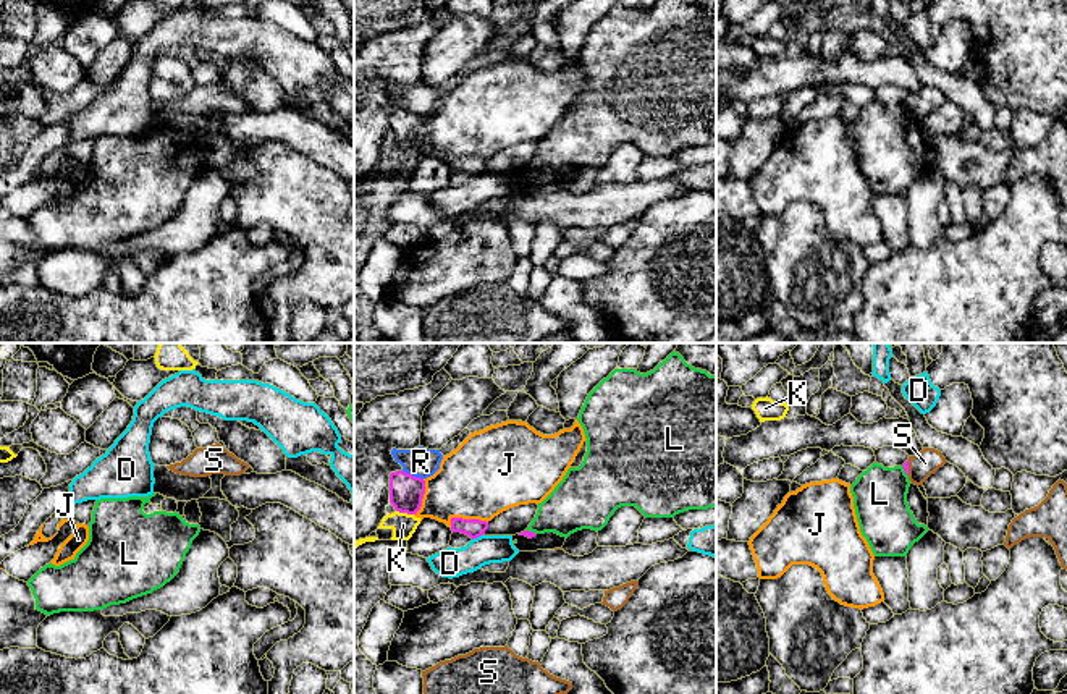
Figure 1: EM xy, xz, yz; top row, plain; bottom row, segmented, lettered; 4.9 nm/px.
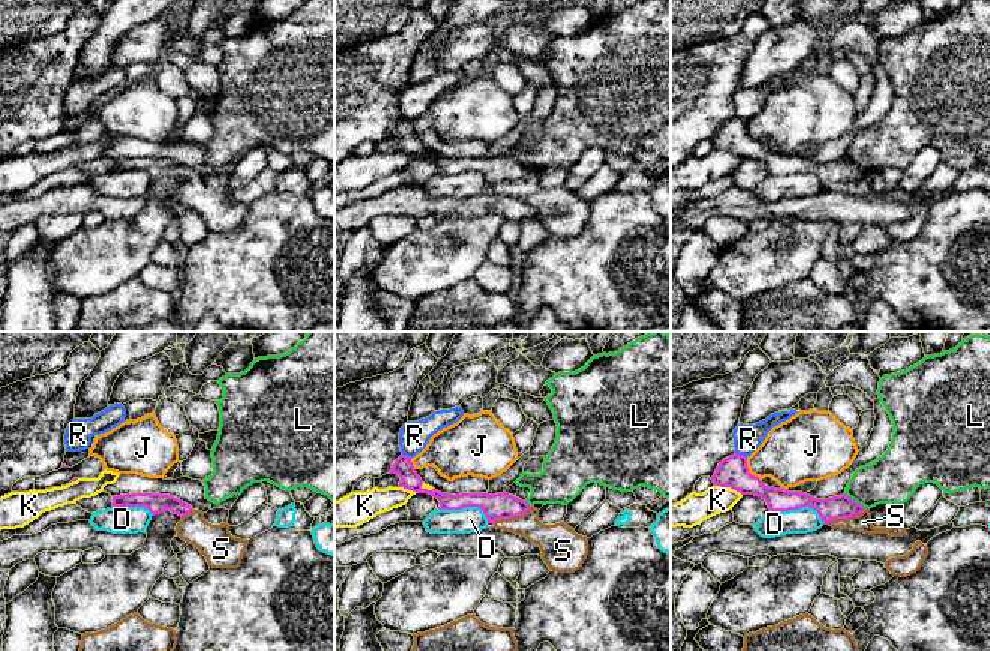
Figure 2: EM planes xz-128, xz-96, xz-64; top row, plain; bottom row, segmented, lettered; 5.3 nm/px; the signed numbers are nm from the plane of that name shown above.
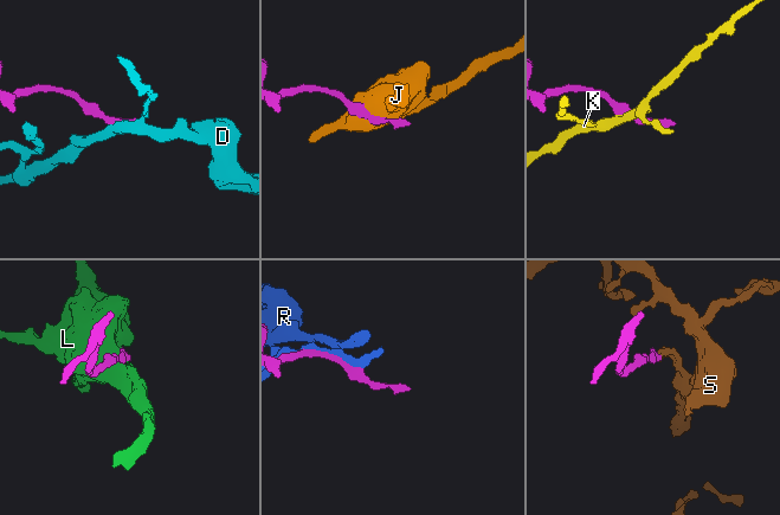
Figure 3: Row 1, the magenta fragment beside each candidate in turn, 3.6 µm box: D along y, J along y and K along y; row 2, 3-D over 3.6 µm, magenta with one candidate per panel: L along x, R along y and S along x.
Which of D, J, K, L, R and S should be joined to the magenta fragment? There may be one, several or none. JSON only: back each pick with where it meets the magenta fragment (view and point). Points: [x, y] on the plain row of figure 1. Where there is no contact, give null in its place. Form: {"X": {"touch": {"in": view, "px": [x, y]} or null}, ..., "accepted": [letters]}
{"S": {"touch": {"in": "yz", "px": [907, 105]}}, "accepted": ["S"]}

